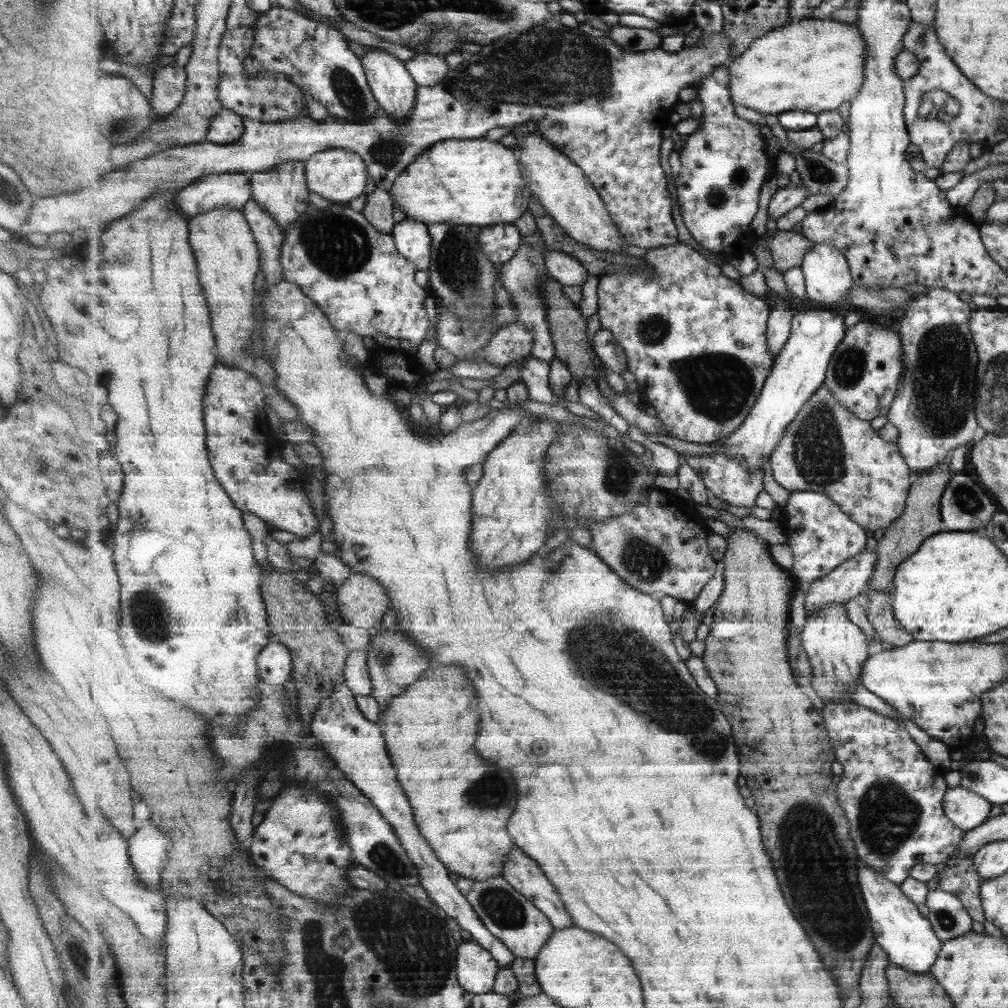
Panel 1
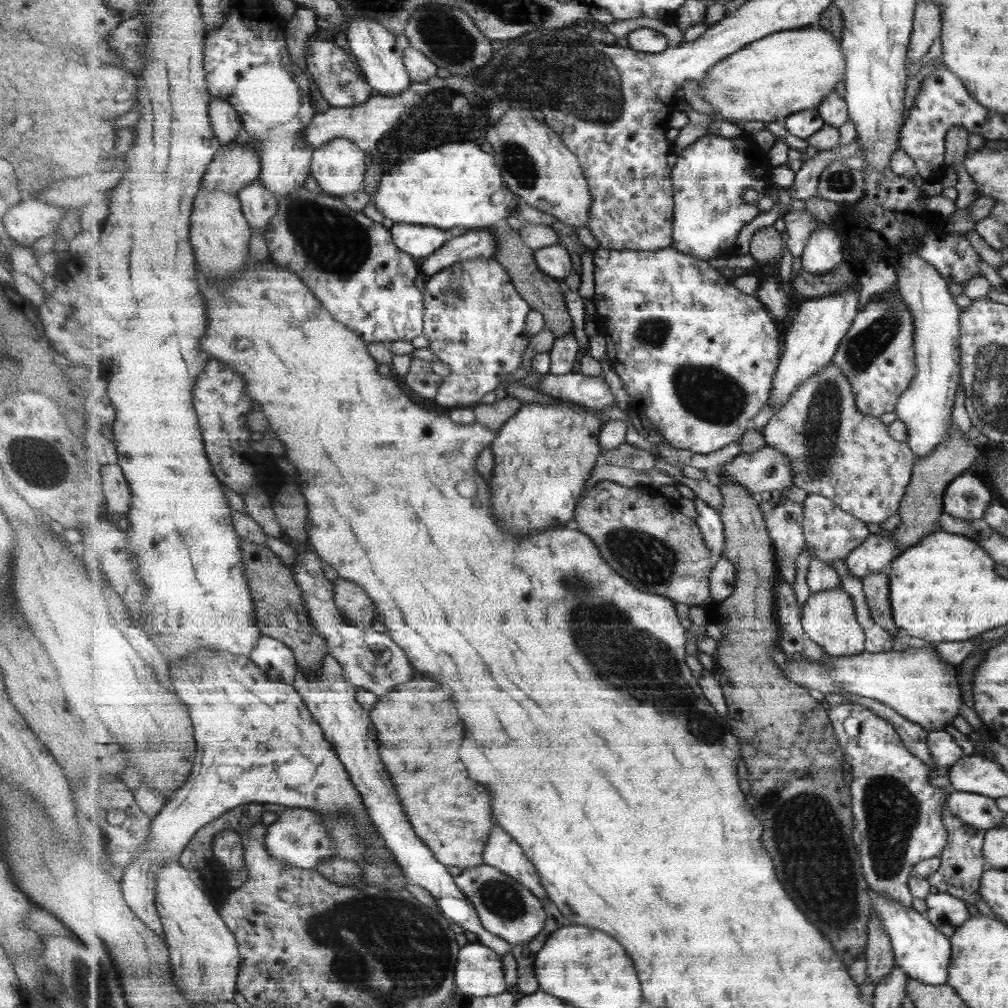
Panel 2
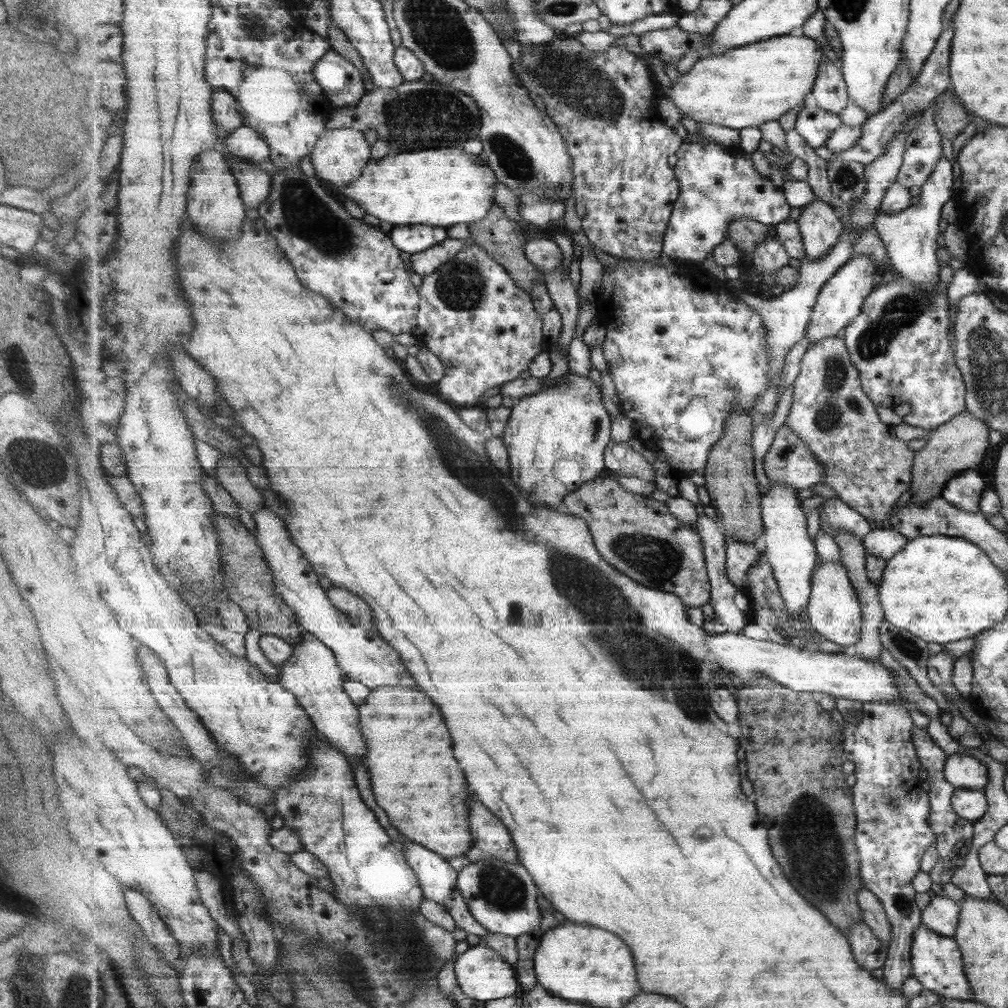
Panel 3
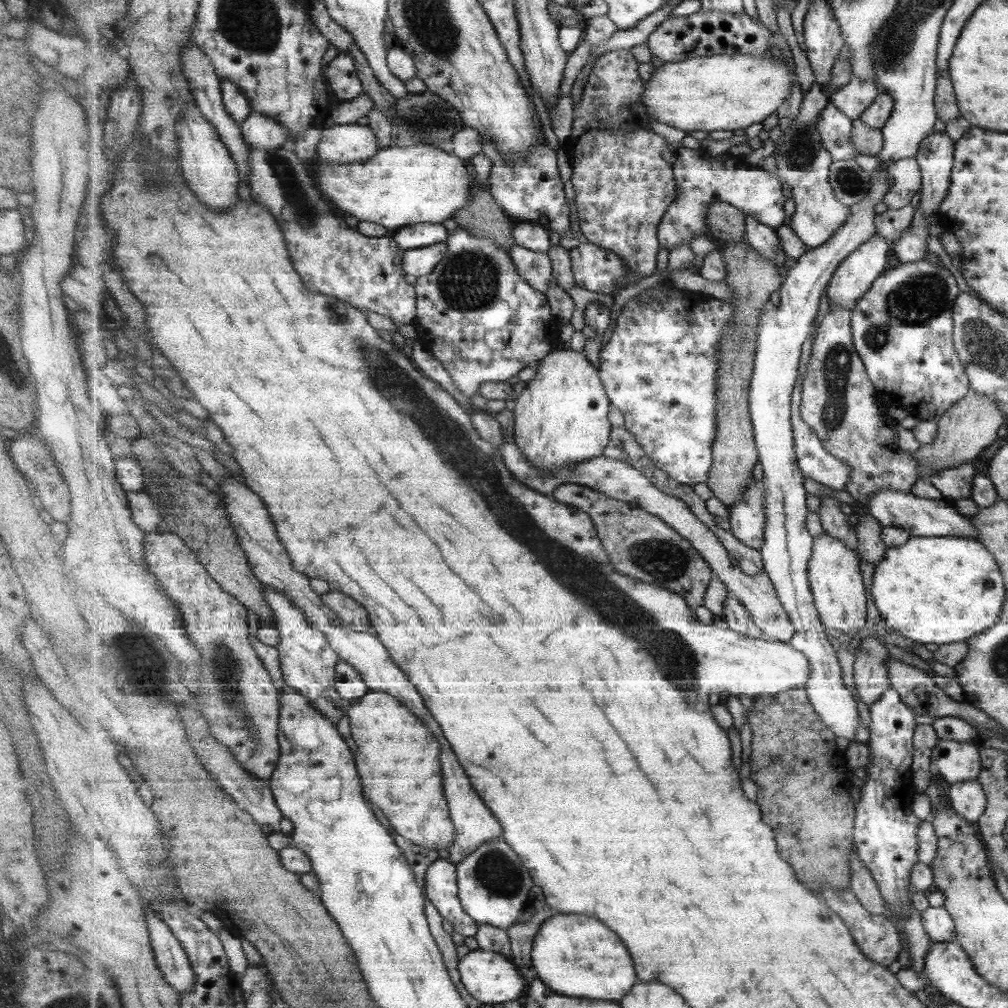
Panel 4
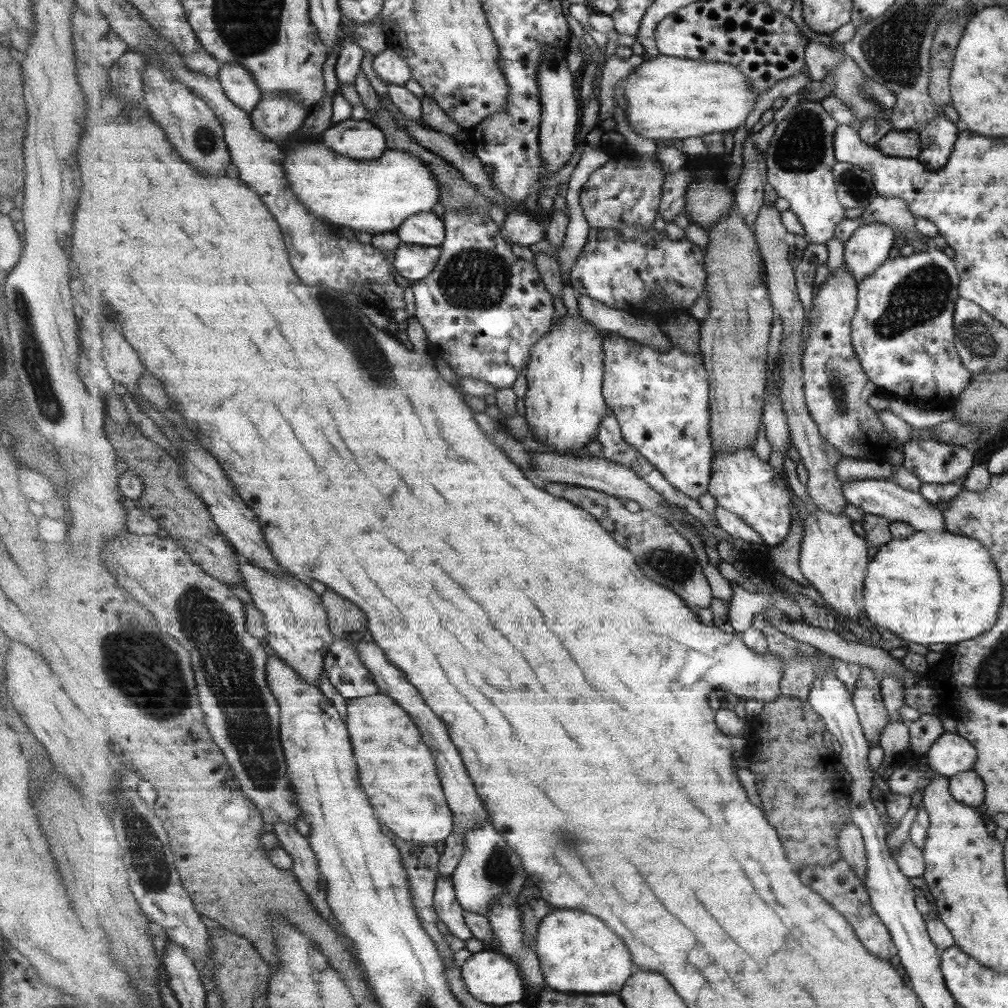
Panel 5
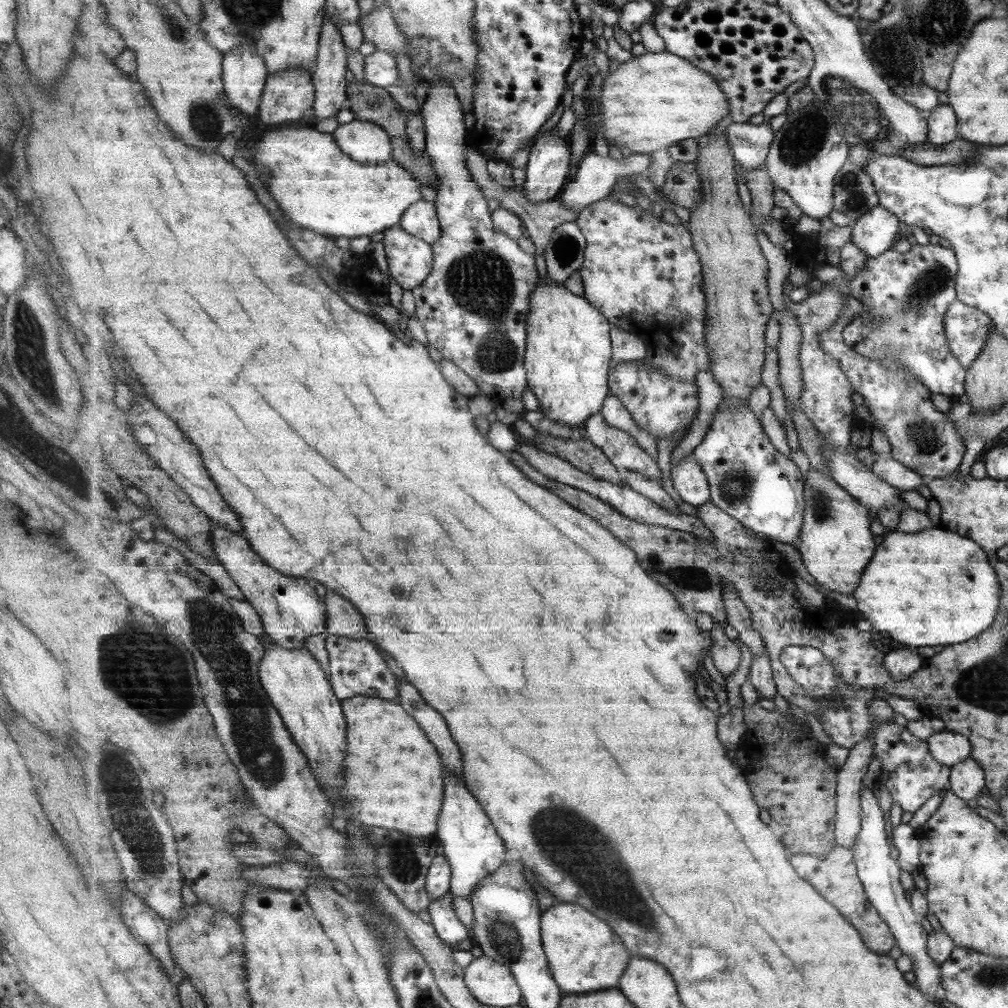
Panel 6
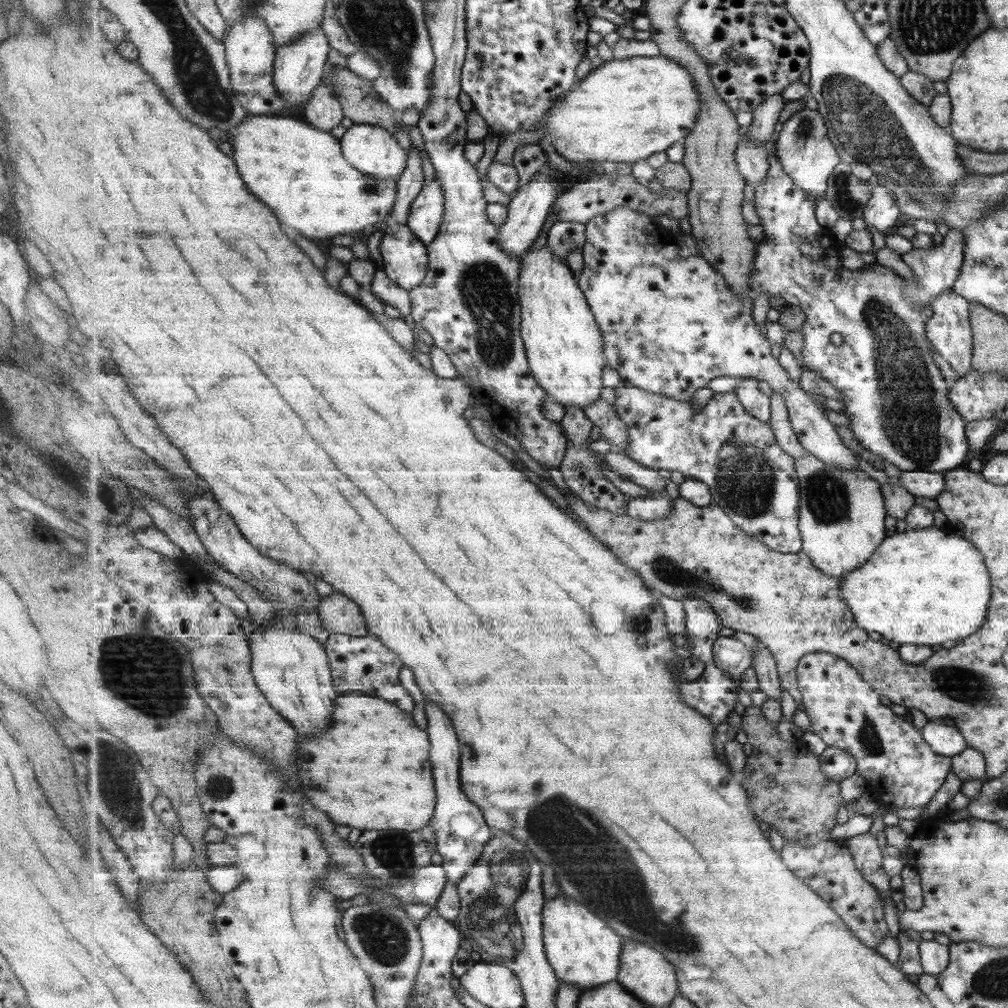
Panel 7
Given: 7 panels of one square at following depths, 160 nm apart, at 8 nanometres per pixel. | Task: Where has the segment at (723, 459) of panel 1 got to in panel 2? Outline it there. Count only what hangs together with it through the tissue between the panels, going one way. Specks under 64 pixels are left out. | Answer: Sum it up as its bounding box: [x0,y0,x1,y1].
[705,445,793,497]

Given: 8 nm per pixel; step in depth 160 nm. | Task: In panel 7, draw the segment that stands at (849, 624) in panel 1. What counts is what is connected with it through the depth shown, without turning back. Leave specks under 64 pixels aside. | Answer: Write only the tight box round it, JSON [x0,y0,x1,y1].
[796,451,890,580]

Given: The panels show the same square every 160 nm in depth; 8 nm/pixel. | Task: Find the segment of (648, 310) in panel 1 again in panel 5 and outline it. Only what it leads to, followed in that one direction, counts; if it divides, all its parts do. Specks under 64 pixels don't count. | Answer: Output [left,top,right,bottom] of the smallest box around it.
[603,333,715,499]

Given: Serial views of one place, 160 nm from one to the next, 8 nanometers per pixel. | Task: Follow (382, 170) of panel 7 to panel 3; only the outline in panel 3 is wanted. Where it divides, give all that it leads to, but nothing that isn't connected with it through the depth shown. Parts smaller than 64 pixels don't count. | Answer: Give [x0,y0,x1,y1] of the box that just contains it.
[310,128,372,188]

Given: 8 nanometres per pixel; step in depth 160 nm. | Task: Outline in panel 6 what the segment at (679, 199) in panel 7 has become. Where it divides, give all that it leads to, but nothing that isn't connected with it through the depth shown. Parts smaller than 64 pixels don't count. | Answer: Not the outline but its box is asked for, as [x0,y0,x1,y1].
[465,146,578,257]

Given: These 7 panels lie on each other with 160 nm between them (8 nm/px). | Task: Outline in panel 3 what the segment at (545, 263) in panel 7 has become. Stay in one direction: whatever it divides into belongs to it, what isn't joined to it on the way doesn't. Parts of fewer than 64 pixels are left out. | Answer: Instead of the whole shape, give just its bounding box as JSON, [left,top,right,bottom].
[502,372,612,511]

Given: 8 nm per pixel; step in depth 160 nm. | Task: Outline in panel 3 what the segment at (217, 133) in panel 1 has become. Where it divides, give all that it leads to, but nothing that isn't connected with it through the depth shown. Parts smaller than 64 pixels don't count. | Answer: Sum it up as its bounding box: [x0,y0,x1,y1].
[212,89,244,134]

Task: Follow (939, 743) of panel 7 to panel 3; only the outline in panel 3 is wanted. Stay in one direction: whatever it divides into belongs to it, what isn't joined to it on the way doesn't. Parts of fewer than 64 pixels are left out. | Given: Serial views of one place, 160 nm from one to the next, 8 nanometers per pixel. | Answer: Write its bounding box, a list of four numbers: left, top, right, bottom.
[942,753,988,791]

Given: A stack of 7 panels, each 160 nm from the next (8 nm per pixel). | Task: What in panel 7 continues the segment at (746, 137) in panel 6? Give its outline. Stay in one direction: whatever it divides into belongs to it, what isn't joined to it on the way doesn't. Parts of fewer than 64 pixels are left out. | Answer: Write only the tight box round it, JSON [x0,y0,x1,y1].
[748,94,786,144]

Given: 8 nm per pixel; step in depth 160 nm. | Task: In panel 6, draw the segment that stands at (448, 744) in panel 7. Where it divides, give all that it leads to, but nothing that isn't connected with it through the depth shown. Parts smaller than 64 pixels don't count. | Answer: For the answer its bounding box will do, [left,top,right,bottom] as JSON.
[437,774,508,898]

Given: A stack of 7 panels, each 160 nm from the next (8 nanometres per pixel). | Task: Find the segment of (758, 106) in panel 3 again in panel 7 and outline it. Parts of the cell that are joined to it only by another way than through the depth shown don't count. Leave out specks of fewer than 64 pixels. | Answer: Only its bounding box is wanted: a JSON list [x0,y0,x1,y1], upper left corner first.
[537,56,702,163]

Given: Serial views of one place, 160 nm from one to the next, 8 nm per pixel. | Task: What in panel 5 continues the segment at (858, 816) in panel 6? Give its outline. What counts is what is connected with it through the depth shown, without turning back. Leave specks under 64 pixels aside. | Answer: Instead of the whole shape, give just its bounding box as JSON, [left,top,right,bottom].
[840,667,891,883]

